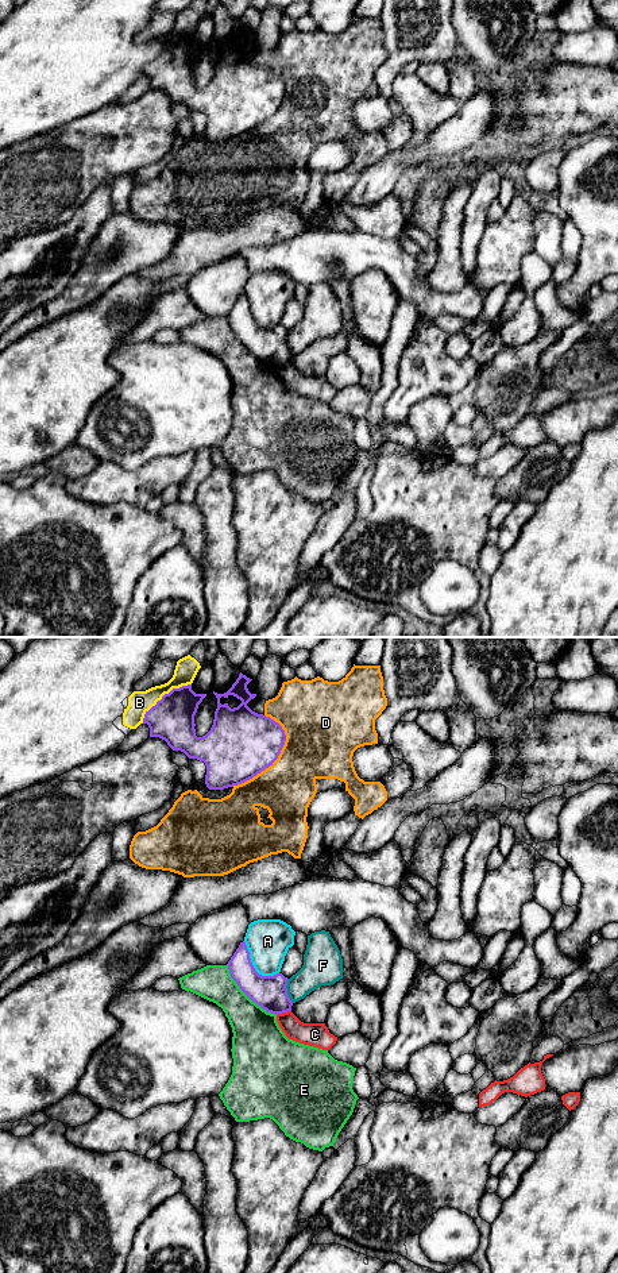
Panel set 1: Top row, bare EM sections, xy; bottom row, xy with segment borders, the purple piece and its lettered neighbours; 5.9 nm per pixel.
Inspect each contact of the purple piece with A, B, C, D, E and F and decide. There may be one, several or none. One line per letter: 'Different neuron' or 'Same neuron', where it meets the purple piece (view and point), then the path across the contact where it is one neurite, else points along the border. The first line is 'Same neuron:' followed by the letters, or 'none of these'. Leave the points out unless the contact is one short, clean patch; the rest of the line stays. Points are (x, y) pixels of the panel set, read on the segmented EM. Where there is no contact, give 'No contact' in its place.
Same neuron: none of these
A: Different neuron. Touches purple at xy (253, 967)
B: Different neuron. Touches purple at xy (163, 695)
C: Different neuron. Touches purple at xy (284, 1011). Boundary: xy (290, 1010), (277, 1015)
D: Different neuron. Touches purple at xy (275, 759)
E: Different neuron. Touches purple at xy (246, 994)
F: Different neuron. Touches purple at xy (286, 991). Boundary: xy (286, 979), (286, 994), (293, 1002)

